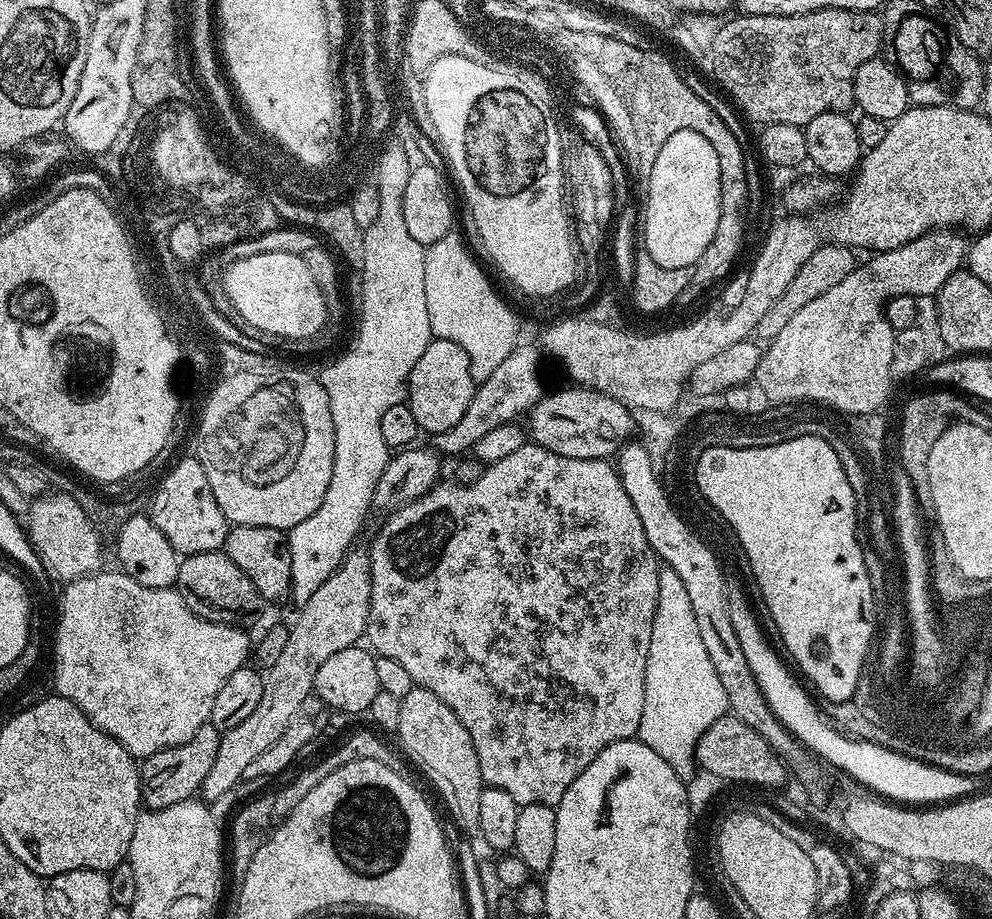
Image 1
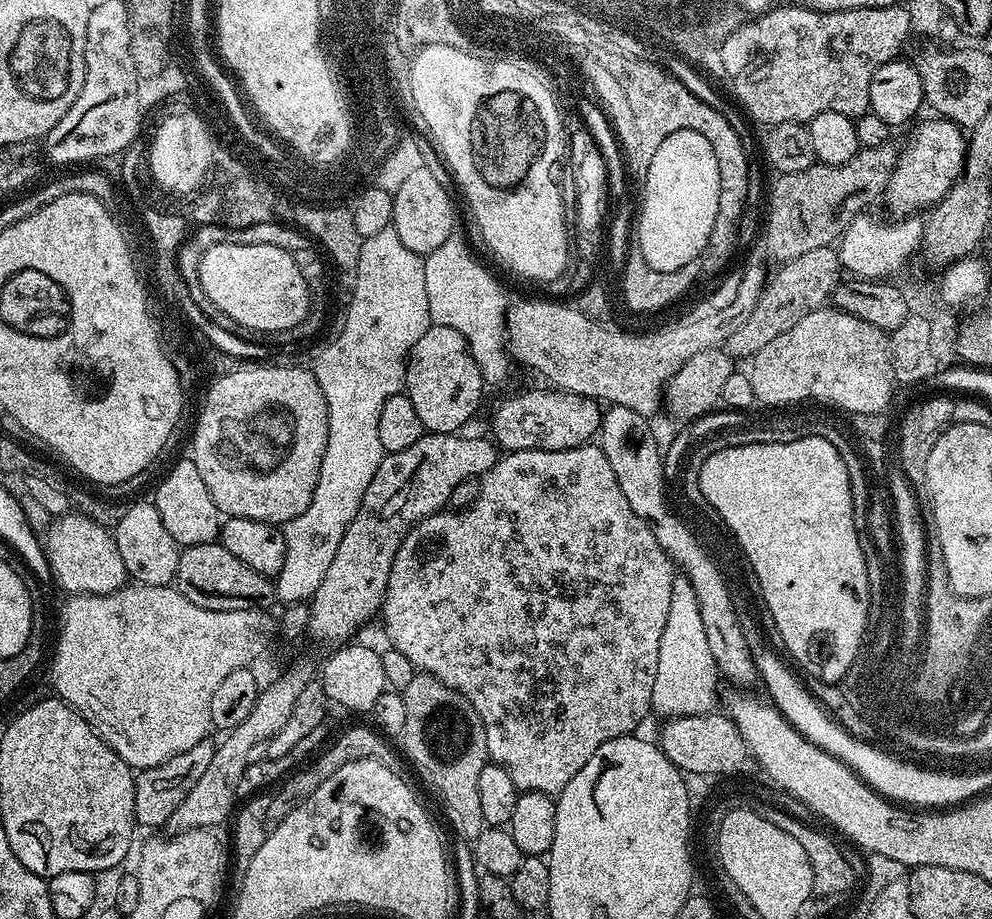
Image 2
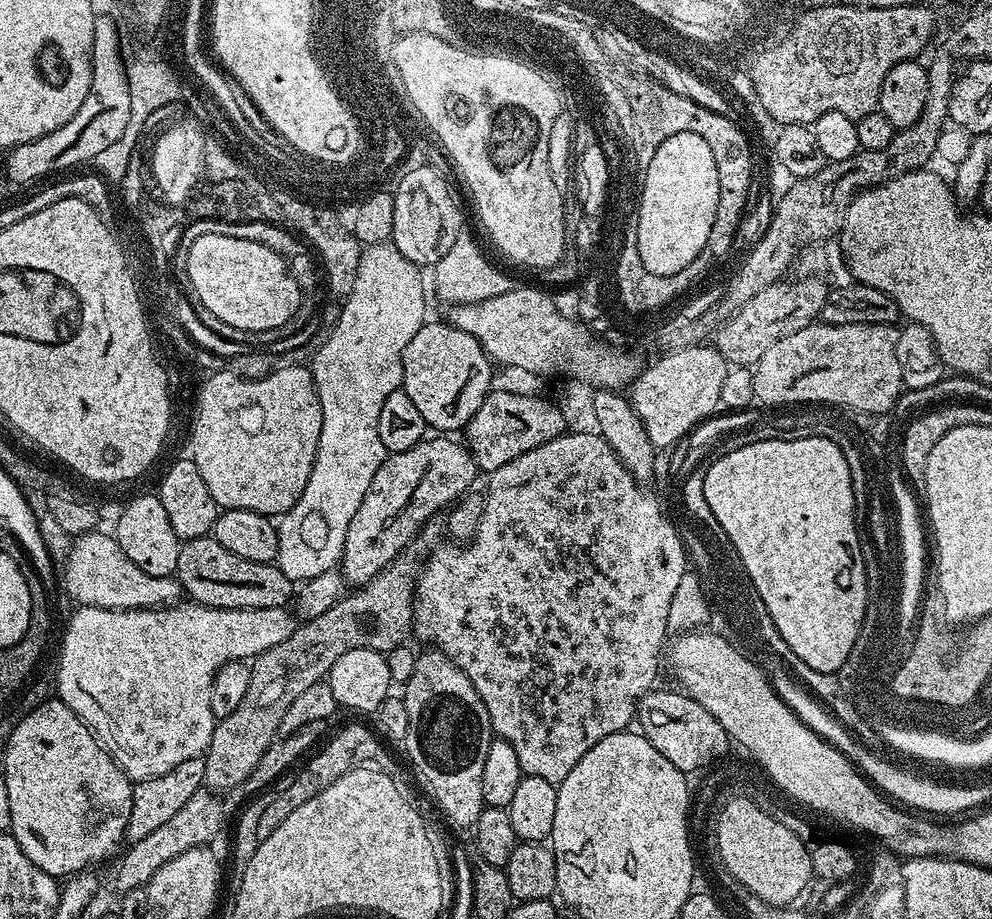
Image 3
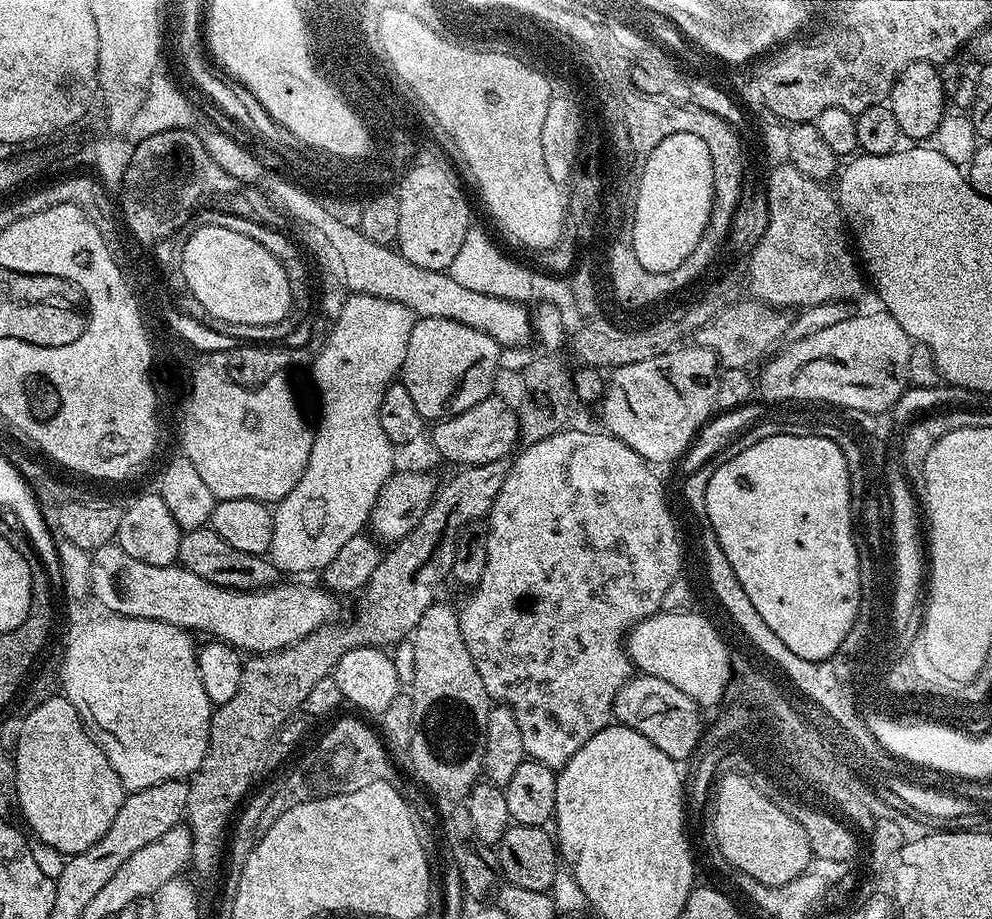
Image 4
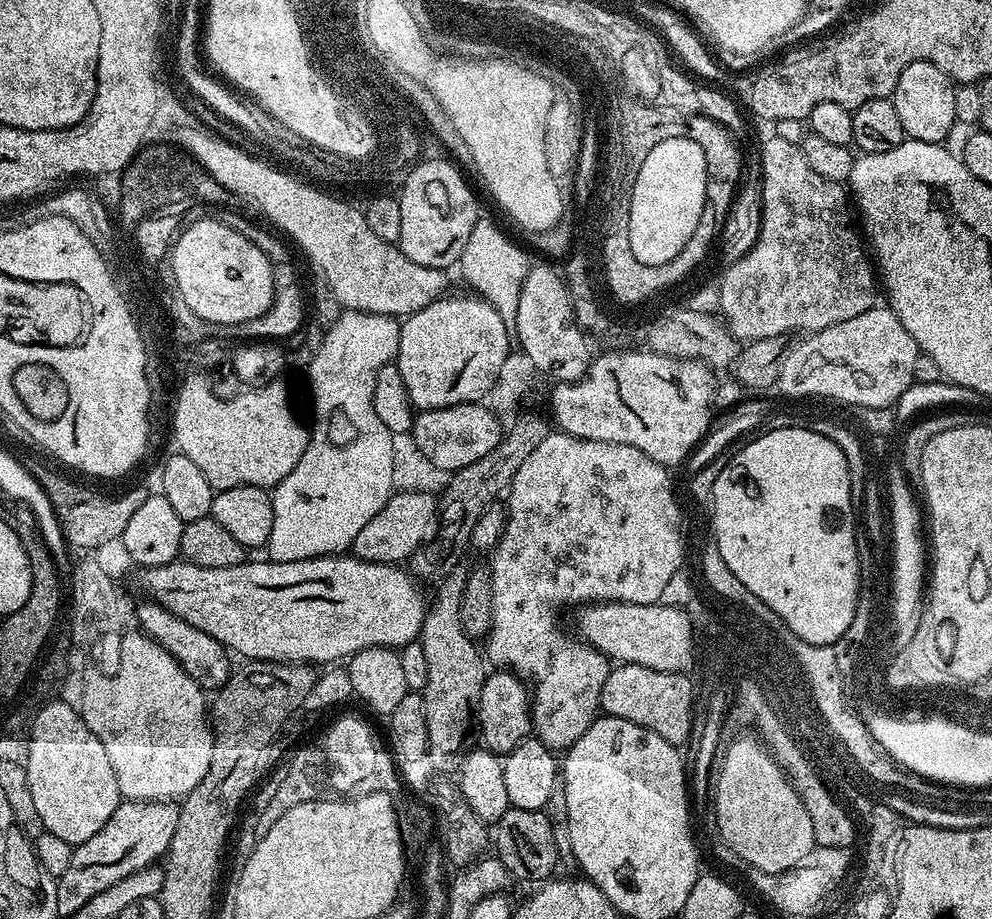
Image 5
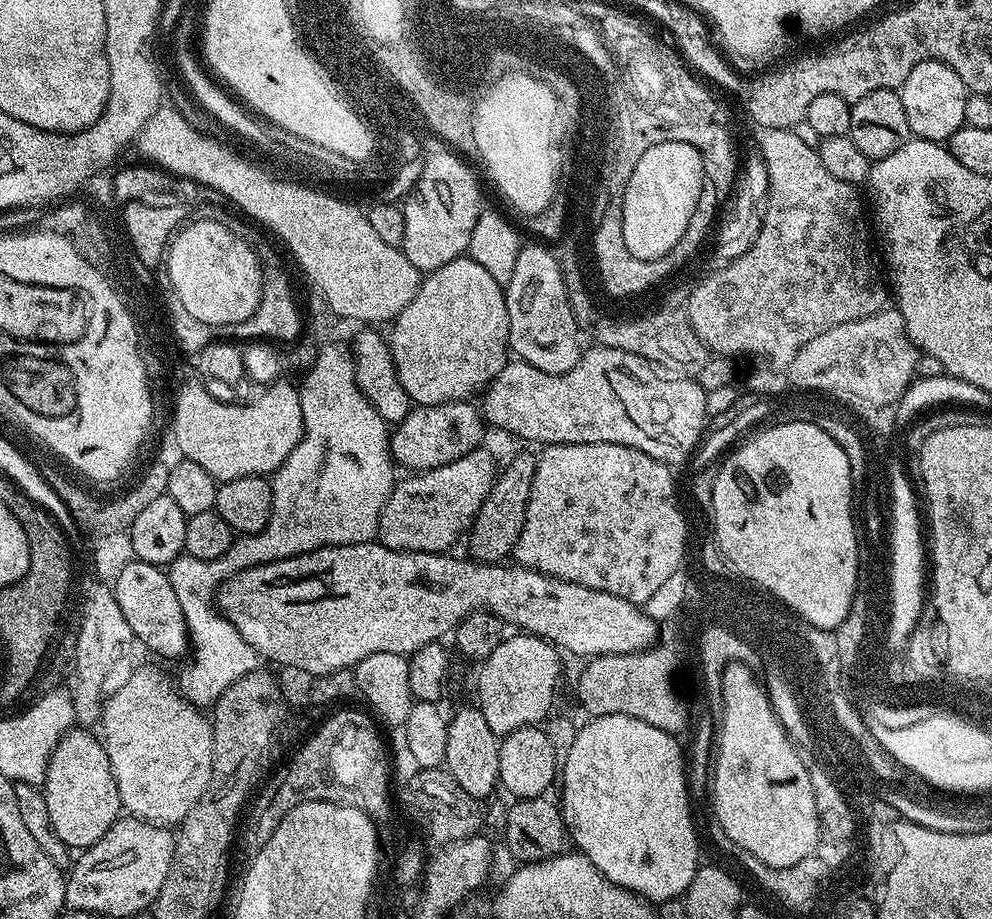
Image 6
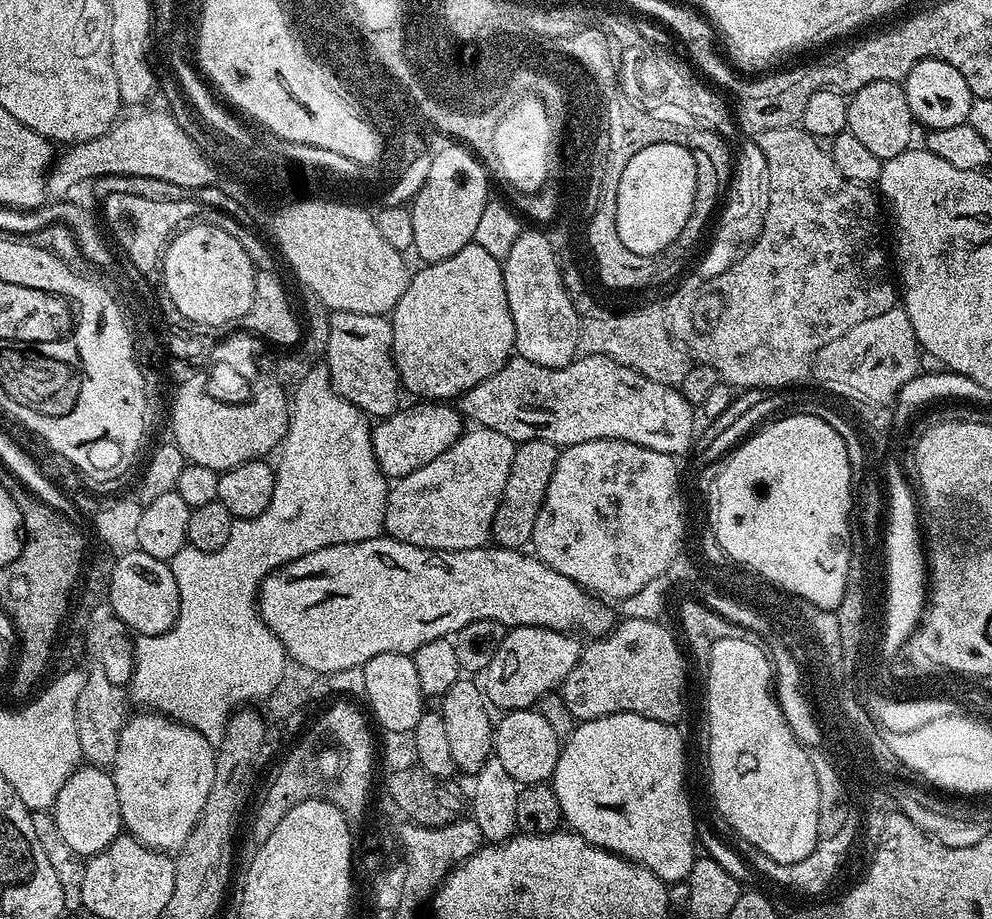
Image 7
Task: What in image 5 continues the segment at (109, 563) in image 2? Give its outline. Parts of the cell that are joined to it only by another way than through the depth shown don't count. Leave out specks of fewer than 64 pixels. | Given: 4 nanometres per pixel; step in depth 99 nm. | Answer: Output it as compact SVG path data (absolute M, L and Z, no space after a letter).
M351 554L319 556L298 562L276 563L271 558L226 566L222 570L203 568L177 558L171 564L140 568L136 580L147 599L160 604L170 614L198 626L210 638L236 652L245 661L269 660L275 664L307 664L332 666L347 661L363 648L401 649L419 637L426 600L420 593L421 585L407 567L400 564L375 564Z

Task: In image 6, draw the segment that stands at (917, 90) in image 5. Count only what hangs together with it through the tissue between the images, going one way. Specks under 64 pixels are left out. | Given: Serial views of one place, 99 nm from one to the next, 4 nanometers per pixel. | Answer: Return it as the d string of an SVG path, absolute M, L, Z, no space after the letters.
M937 60L918 62L906 82L899 88L902 106L906 110L906 122L910 122L912 136L917 140L934 140L946 142L960 128L964 127L966 118L966 98L968 87L946 66Z

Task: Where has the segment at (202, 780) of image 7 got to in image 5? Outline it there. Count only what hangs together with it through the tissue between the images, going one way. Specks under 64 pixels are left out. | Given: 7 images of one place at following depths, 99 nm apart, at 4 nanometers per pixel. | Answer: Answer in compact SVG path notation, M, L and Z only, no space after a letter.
M139 630L131 632L122 642L119 670L88 685L84 721L98 742L106 746L124 800L180 802L199 786L202 778L206 778L206 770L210 770L212 730L206 700L204 704L206 692L159 642Z

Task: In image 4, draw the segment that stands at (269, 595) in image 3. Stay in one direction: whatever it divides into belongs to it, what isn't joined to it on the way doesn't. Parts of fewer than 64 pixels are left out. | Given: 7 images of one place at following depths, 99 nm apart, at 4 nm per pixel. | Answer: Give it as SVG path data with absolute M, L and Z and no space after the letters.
M212 527L199 528L183 533L178 546L180 567L198 574L206 582L223 588L233 588L239 592L255 592L257 588L271 588L278 580L278 569L268 556L246 554L225 542Z

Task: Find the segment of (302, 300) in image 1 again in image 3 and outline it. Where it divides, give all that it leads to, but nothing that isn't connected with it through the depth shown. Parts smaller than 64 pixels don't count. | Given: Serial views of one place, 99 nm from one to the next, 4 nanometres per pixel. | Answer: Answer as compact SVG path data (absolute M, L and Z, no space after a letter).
M207 234L189 248L186 280L203 305L230 326L248 331L270 331L297 315L302 293L285 257L258 242Z

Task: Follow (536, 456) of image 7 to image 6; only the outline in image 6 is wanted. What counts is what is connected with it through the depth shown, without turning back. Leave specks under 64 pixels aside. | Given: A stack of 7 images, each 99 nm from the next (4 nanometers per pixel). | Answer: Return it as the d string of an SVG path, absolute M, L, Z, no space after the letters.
M518 453L504 468L499 471L496 482L483 502L482 508L475 516L475 522L469 528L469 557L483 564L501 563L515 551L522 526L525 525L526 506L530 498L530 487L533 486L536 470L536 456L533 453Z

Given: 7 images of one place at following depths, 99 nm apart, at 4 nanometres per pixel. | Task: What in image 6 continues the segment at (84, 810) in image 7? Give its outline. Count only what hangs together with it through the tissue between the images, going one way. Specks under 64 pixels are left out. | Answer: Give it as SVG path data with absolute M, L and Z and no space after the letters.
M80 726L65 732L48 760L42 785L52 828L72 850L83 850L98 842L122 812L110 758L101 737L88 732Z

